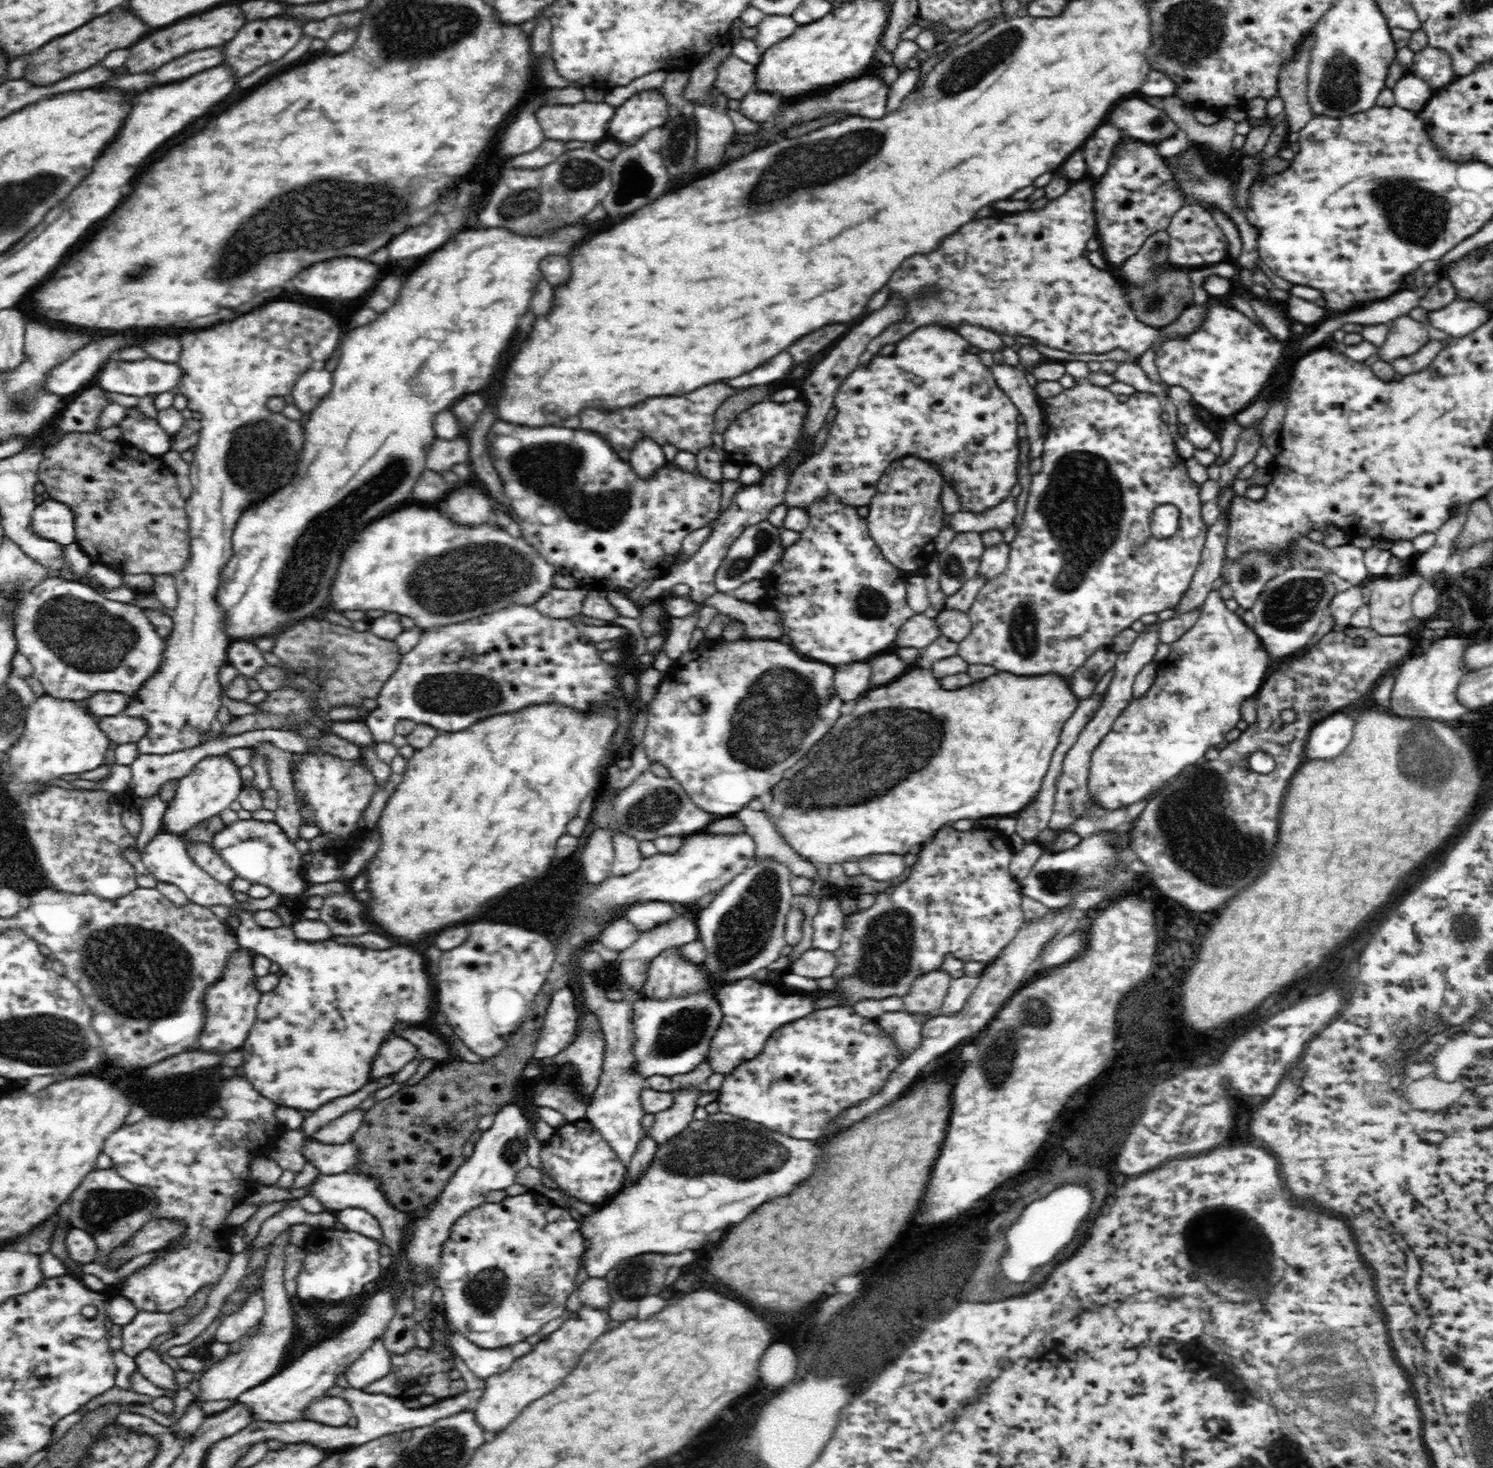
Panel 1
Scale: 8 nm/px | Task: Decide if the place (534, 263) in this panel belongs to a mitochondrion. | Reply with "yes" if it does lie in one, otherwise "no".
no

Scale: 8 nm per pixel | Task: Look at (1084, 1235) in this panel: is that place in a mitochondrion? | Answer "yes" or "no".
no

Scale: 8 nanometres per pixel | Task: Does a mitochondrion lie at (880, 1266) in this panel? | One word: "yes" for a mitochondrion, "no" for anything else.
no

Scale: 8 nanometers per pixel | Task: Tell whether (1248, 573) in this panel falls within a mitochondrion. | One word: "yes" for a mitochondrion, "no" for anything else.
yes

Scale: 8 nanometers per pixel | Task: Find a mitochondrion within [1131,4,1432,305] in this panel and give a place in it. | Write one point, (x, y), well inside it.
(1340, 87)

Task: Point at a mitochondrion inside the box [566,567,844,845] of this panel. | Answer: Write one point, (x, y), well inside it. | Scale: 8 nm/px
(778, 712)

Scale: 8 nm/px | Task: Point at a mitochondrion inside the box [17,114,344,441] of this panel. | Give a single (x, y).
(137, 273)

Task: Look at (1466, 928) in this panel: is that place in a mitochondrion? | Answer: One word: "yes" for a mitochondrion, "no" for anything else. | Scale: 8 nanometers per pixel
yes

